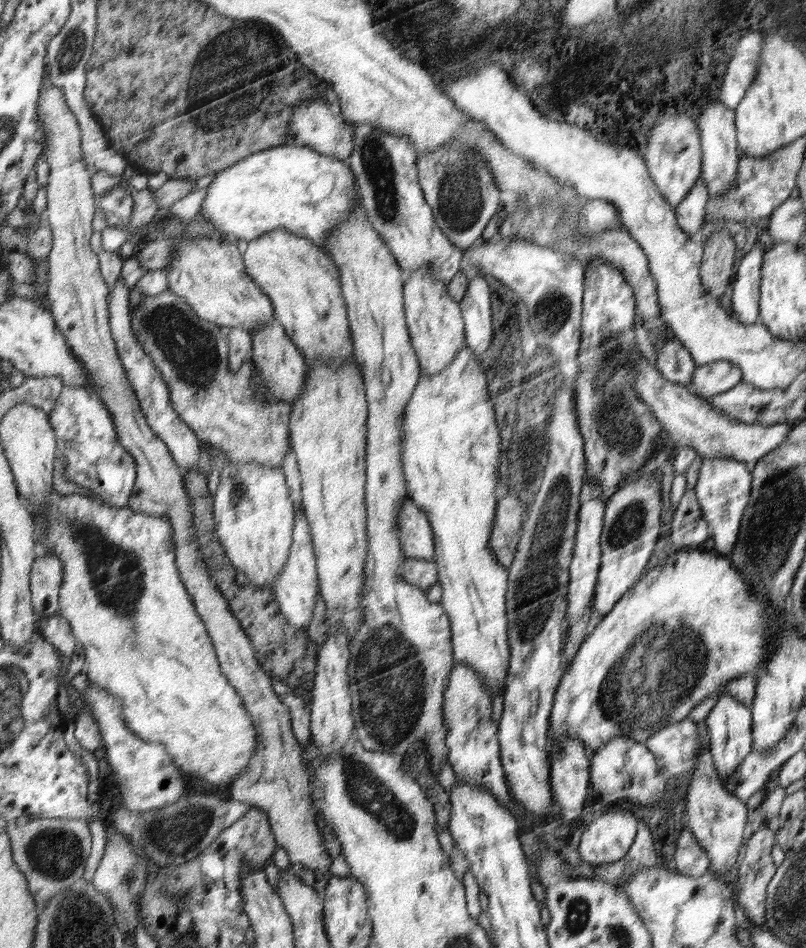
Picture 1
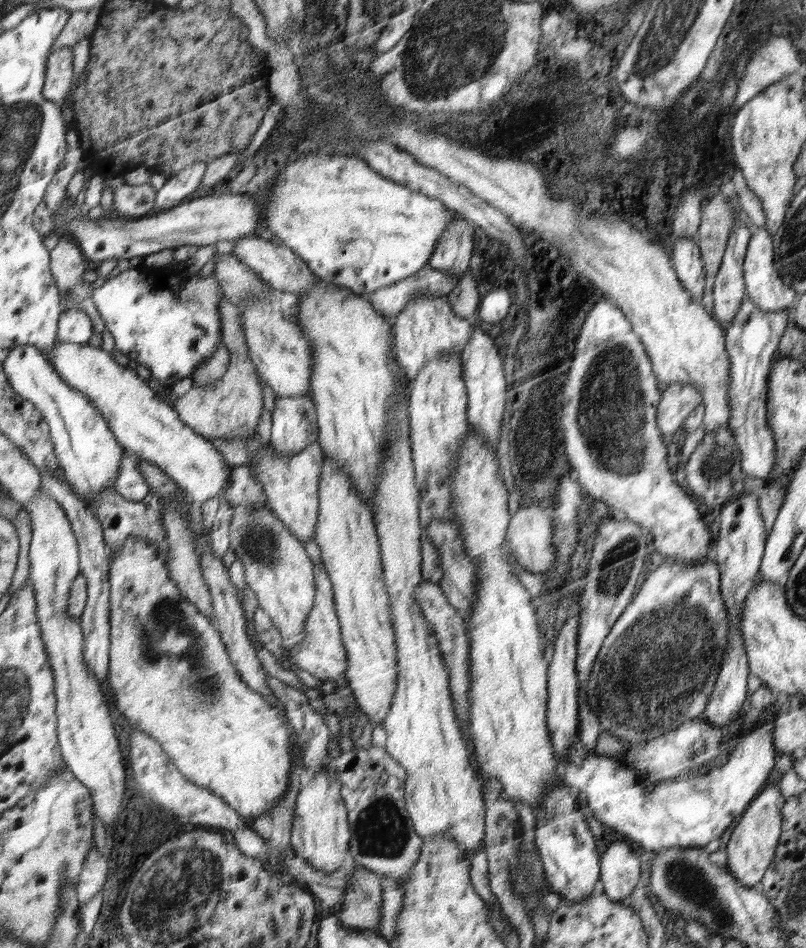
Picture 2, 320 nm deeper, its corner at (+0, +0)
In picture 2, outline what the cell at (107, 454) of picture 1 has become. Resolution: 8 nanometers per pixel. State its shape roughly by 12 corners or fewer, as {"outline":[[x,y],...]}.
{"outline":[[123,448],[114,490],[141,501],[150,492],[140,458]]}

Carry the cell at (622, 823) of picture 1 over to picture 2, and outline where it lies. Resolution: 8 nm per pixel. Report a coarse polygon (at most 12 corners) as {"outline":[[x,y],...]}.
{"outline":[[624,842],[602,855],[601,893],[627,903],[640,860]]}

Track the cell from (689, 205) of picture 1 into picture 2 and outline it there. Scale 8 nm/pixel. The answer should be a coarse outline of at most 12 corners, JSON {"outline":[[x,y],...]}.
{"outline":[[672,239],[673,266],[694,304],[703,300],[705,270],[696,239]]}

